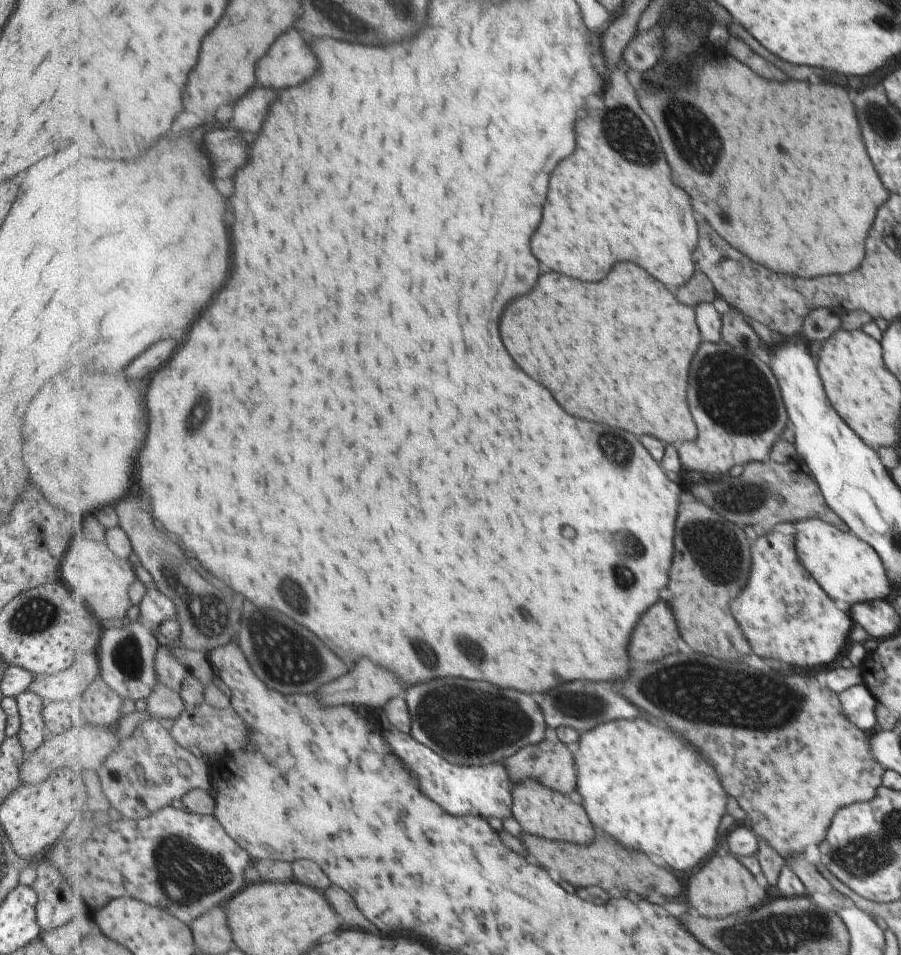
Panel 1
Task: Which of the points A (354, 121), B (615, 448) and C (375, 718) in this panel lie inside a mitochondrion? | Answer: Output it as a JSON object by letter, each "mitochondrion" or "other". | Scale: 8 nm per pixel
{"A":"other","B":"mitochondrion","C":"other"}

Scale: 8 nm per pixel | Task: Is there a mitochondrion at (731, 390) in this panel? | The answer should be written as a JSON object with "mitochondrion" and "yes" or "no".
{"mitochondrion":"yes"}

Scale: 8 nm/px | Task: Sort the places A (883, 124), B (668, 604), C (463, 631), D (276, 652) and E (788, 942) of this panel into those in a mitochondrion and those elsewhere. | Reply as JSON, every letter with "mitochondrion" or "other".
{"A":"mitochondrion","B":"other","C":"mitochondrion","D":"mitochondrion","E":"mitochondrion"}

